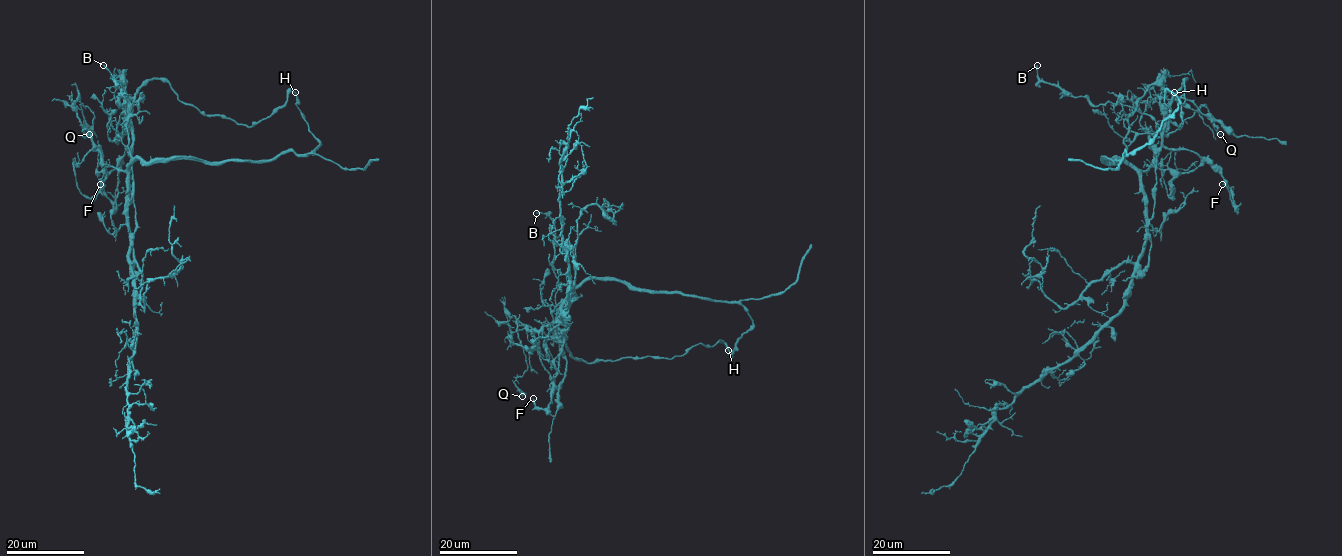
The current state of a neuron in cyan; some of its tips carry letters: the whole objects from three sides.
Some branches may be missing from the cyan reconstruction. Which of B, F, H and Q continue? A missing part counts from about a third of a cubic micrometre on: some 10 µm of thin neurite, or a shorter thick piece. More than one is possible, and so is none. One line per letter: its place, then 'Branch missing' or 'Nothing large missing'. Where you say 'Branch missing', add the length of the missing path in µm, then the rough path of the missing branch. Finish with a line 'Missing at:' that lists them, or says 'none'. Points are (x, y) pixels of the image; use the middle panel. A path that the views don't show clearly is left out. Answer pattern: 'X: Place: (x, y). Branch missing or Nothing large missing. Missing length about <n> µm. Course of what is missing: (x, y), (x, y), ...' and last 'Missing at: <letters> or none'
B: Place: (536, 213). Nothing large missing
F: Place: (533, 398). Nothing large missing
H: Place: (728, 350). Nothing large missing
Q: Place: (522, 396). Nothing large missing
Missing at: none

